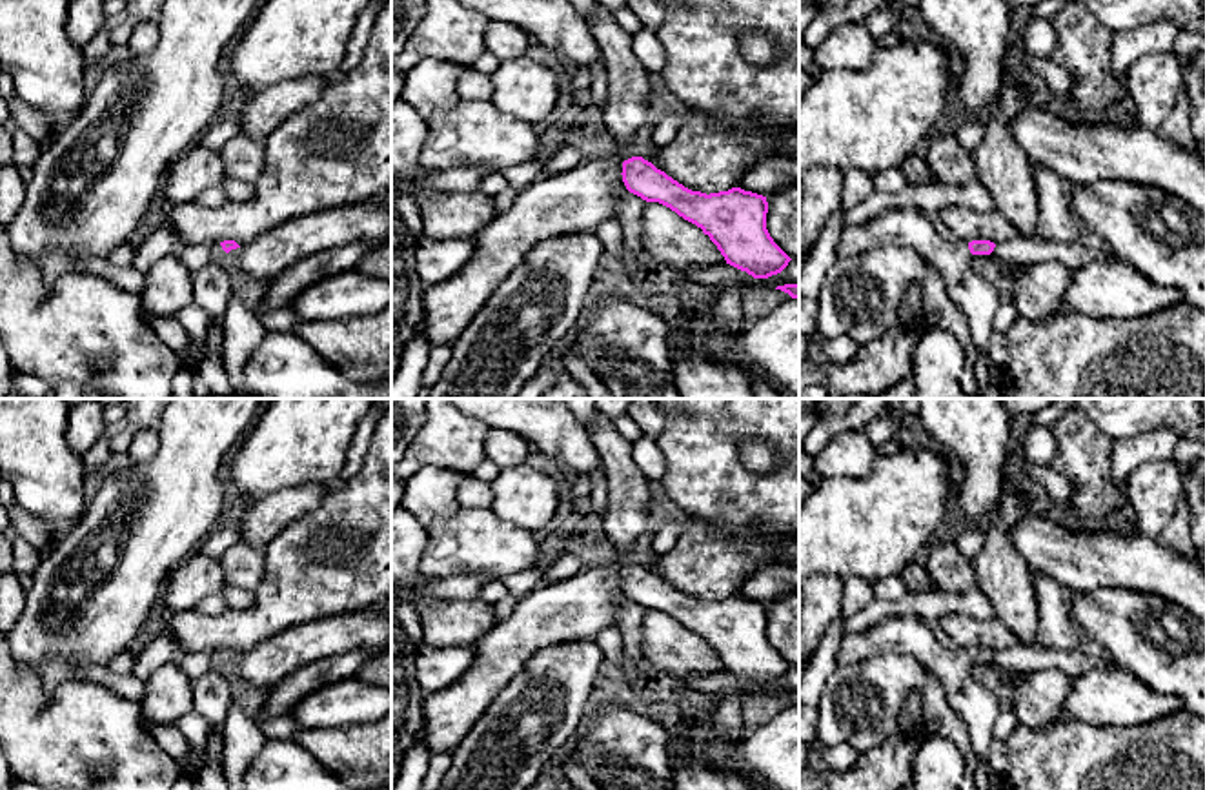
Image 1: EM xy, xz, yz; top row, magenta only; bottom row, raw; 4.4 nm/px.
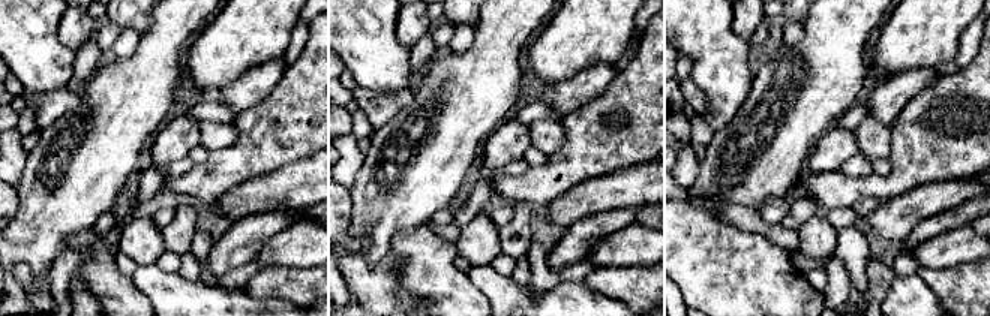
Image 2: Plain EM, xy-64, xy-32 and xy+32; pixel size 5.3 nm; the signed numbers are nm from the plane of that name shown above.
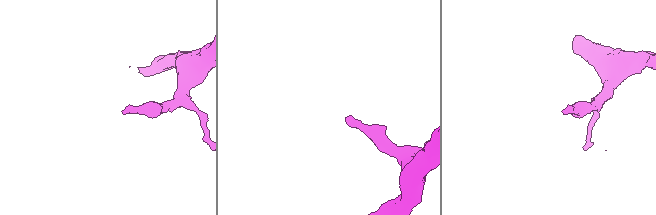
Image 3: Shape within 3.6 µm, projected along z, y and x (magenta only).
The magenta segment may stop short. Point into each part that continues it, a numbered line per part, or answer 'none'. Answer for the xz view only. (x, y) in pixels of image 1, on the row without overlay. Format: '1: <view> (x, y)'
1: xz (630, 494)

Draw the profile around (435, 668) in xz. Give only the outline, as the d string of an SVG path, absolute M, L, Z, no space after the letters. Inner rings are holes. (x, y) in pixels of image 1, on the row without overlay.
M424 643L417 648L415 675L420 694L426 697L457 683L475 661L475 644L461 648L431 648Z

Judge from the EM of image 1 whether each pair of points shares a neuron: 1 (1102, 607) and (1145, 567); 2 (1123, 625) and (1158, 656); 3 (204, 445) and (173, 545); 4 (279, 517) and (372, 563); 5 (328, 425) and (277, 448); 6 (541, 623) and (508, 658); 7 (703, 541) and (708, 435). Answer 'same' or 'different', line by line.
1: different
2: same
3: same
4: different
5: same
6: same
7: different

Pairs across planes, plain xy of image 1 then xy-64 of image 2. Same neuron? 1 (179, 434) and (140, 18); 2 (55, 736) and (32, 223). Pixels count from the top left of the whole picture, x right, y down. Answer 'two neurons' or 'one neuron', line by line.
1: two neurons
2: two neurons

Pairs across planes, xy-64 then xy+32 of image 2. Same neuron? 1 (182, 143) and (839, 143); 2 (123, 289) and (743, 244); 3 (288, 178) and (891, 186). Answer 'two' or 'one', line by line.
1: one
2: one
3: two

